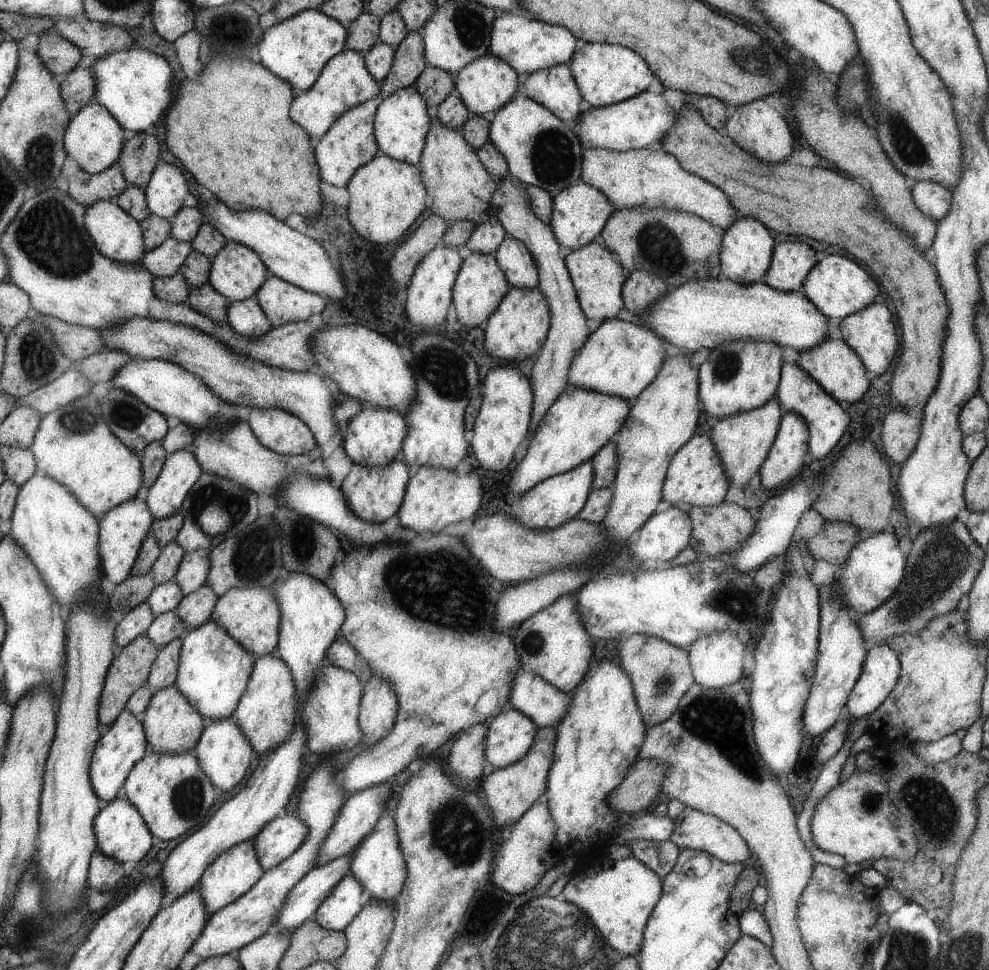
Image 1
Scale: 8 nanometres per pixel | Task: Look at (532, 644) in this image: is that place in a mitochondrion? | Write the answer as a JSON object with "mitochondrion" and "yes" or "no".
{"mitochondrion":"yes"}

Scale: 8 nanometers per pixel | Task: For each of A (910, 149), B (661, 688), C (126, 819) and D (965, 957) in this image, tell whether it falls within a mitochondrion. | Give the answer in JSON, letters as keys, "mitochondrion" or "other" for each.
{"A":"mitochondrion","B":"mitochondrion","C":"other","D":"mitochondrion"}

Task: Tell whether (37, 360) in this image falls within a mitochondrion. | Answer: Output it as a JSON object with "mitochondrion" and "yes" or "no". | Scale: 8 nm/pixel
{"mitochondrion":"yes"}

